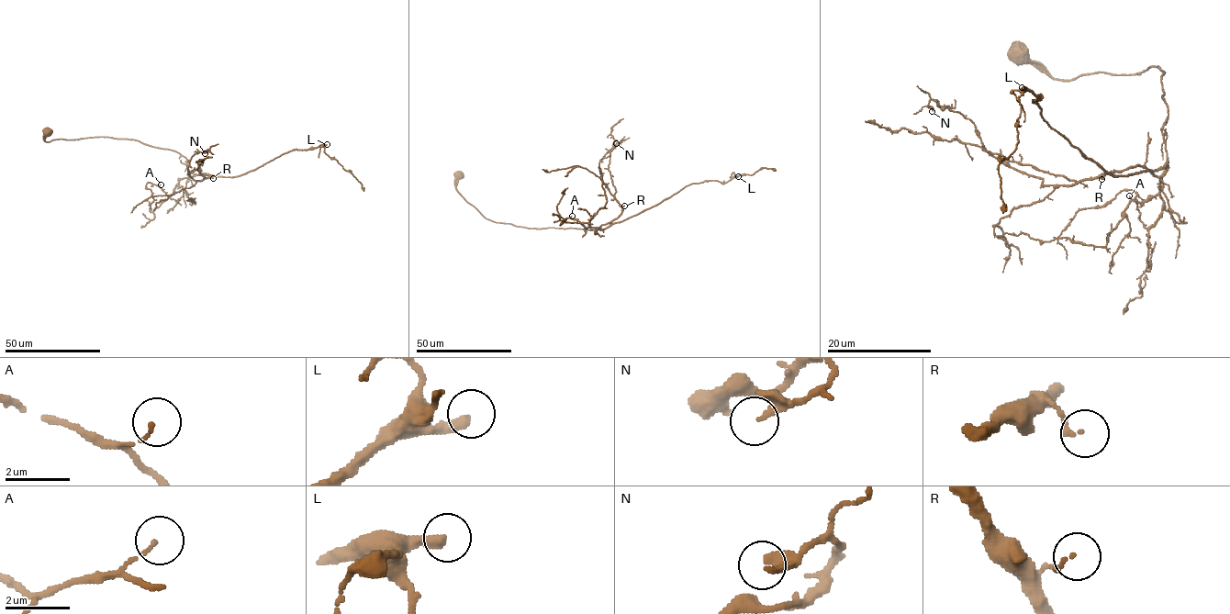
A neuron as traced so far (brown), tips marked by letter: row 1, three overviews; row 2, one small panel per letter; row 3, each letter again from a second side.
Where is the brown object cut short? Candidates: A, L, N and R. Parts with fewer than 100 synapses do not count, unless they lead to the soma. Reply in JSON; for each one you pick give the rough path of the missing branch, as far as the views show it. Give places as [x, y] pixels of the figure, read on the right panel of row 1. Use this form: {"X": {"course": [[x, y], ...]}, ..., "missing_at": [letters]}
{"missing_at": ["L"]}

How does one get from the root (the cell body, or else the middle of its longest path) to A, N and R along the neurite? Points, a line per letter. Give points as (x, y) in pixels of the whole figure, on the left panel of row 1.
A: (47, 133), (45, 141), (110, 137), (138, 140), (184, 156), (189, 175), (179, 181), (168, 196), (161, 184)
N: (47, 133), (45, 141), (110, 137), (173, 150), (189, 177), (210, 175), (195, 181), (189, 161), (205, 153)
R: (47, 133), (45, 141), (94, 137), (138, 140), (181, 154), (186, 159), (189, 177), (207, 173), (213, 178)

